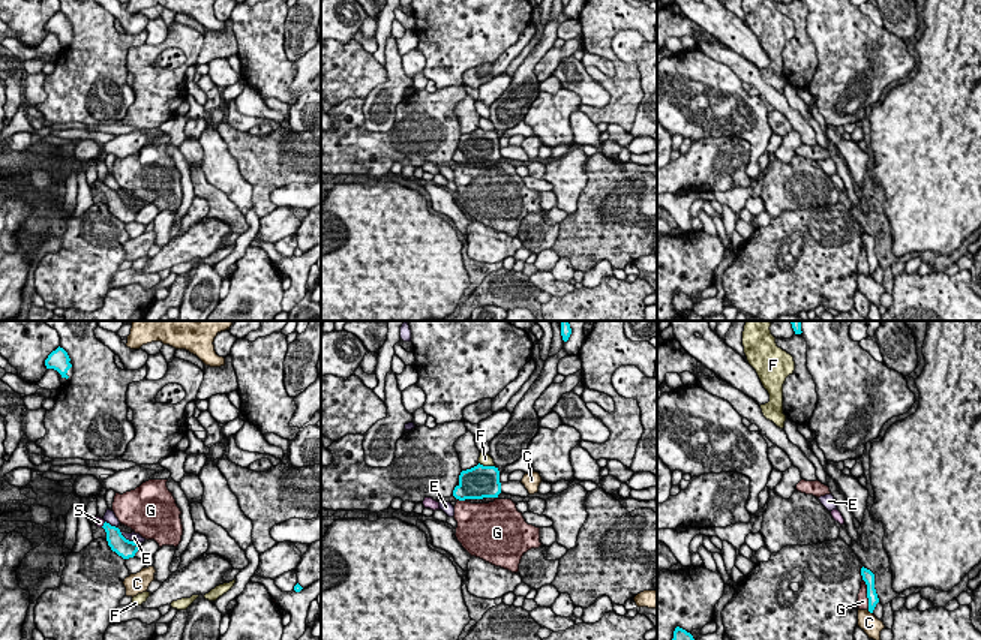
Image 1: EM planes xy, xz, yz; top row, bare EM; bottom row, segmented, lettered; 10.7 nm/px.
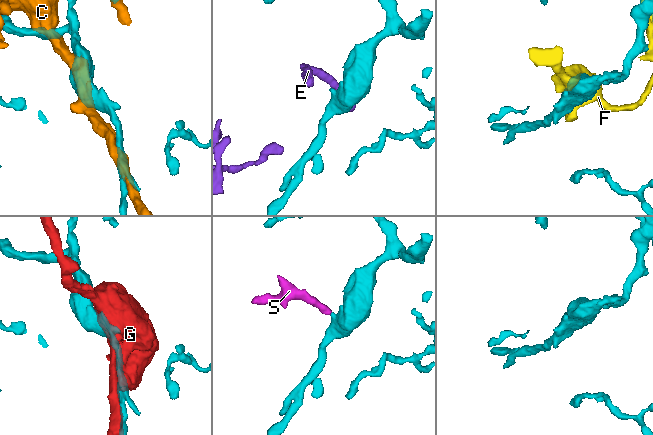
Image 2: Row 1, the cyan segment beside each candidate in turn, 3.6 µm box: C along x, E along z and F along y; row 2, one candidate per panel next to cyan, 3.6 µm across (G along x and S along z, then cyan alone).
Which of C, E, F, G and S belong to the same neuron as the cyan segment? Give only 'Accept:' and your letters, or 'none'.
Accept: S

